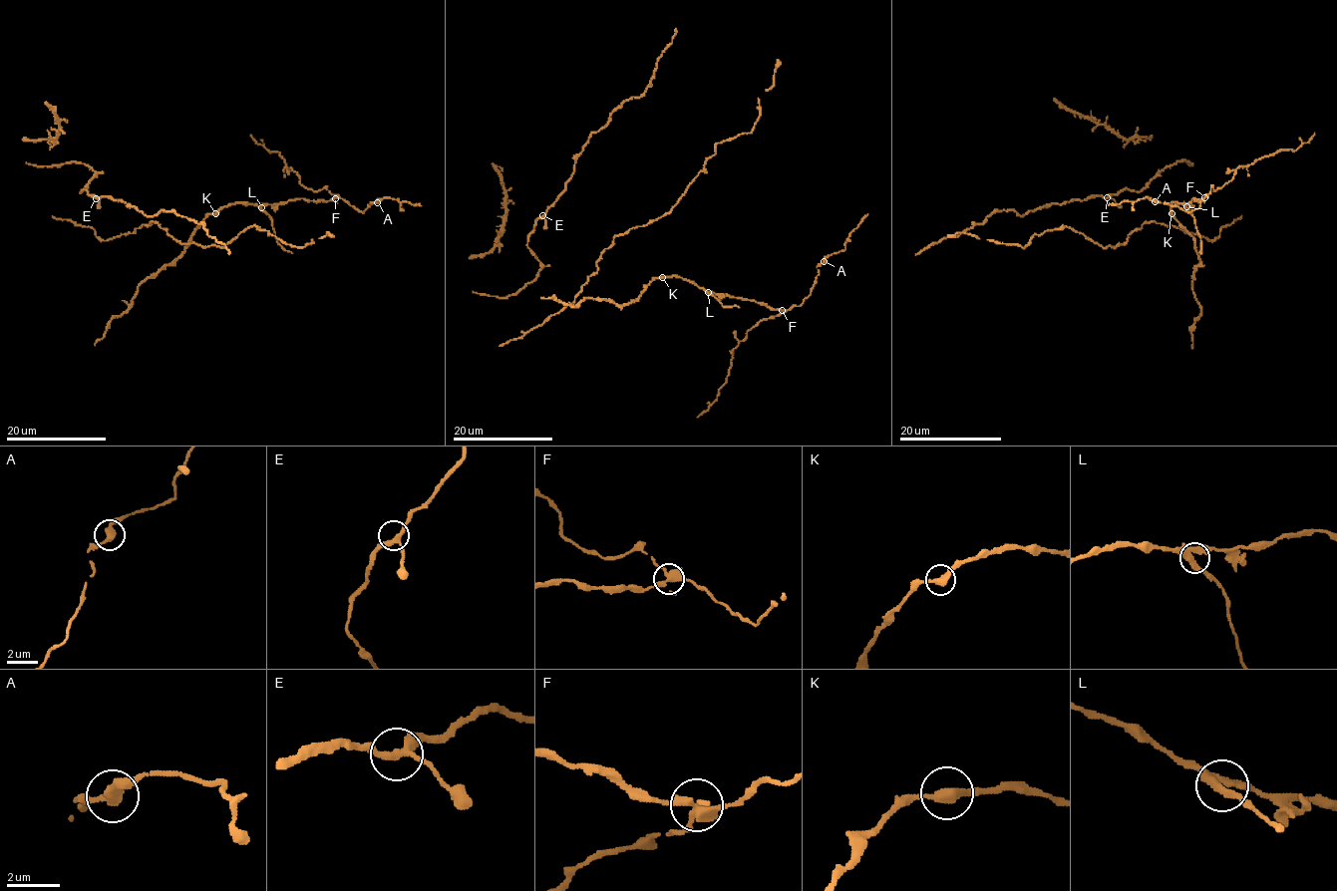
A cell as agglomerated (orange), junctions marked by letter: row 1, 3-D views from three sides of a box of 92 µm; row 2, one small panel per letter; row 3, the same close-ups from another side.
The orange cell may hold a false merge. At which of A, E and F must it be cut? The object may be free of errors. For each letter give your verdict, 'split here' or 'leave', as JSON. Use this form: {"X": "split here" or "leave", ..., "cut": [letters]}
{"A": "leave", "E": "leave", "F": "split here", "cut": ["F"]}

